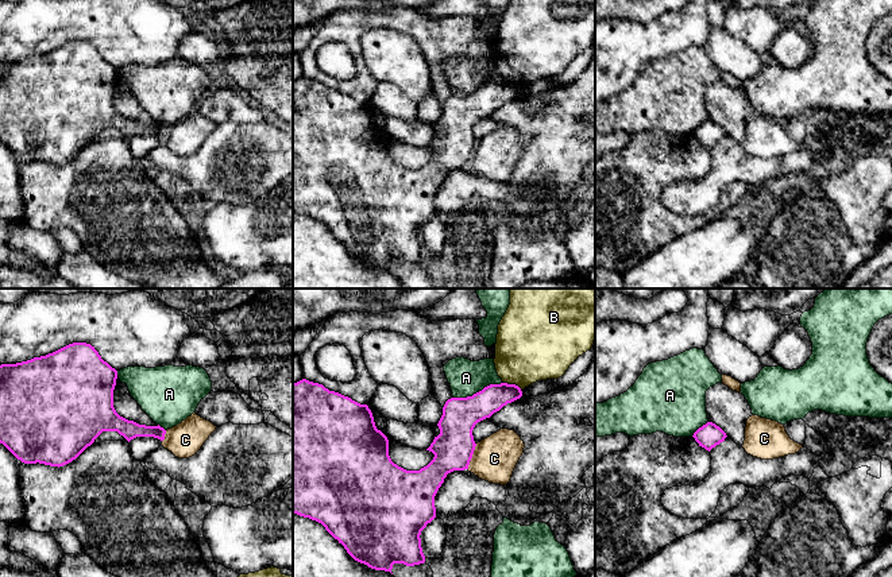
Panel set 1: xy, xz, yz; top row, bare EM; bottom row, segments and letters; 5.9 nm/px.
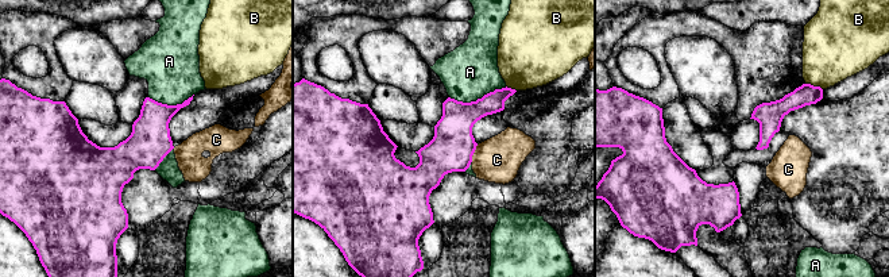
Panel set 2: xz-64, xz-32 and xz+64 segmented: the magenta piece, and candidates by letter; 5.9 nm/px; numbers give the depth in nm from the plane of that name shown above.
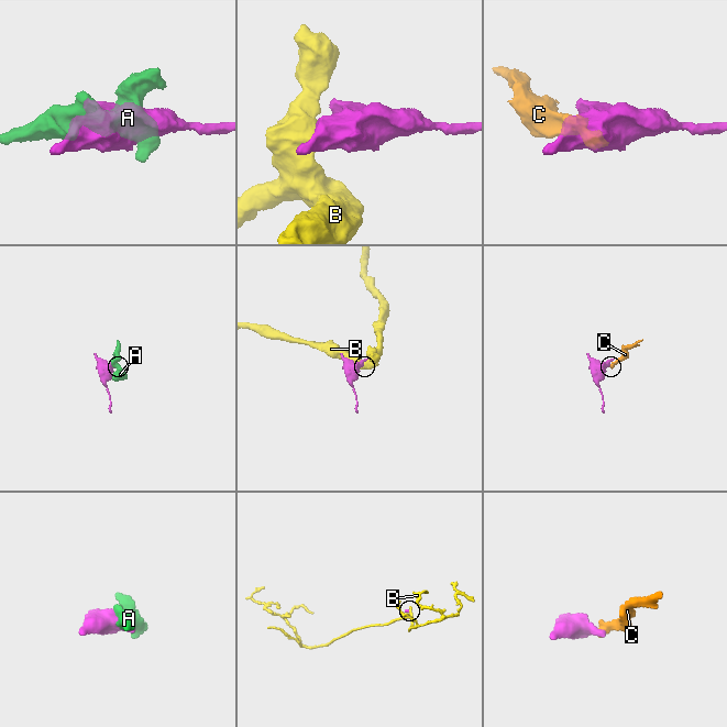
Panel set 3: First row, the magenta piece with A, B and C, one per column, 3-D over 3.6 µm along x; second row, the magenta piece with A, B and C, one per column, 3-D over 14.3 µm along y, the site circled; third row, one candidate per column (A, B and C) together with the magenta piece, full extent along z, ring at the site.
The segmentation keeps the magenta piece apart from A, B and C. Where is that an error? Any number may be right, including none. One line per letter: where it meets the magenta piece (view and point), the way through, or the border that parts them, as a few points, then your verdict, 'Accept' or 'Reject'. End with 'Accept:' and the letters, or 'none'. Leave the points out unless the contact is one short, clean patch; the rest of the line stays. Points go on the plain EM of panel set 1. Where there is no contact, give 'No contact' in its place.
A: Touches magenta at xz (479, 89). Reject
B: Touches magenta at xz (513, 82). Boundary: xz (504, 80), (517, 82), (521, 86). Reject
C: Touches magenta at xz (471, 154). Boundary: xz (477, 142), (467, 166). Reject
Accept: none

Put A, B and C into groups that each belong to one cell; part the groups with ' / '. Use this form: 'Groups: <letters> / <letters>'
Groups: A / B / C

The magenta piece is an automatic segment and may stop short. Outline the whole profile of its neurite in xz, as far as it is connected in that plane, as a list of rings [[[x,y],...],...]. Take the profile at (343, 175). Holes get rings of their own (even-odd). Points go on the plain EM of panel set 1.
[[[306,77],[293,81],[293,212],[321,221],[355,259],[371,267],[391,271],[394,262],[424,262],[421,229],[436,216],[435,194],[447,173],[468,167],[476,144],[475,123],[521,94],[518,84],[501,81],[490,82],[472,94],[448,97],[437,121],[440,132],[426,147],[435,152],[433,158],[420,169],[406,169],[391,159],[389,138],[377,127],[367,102]]]

